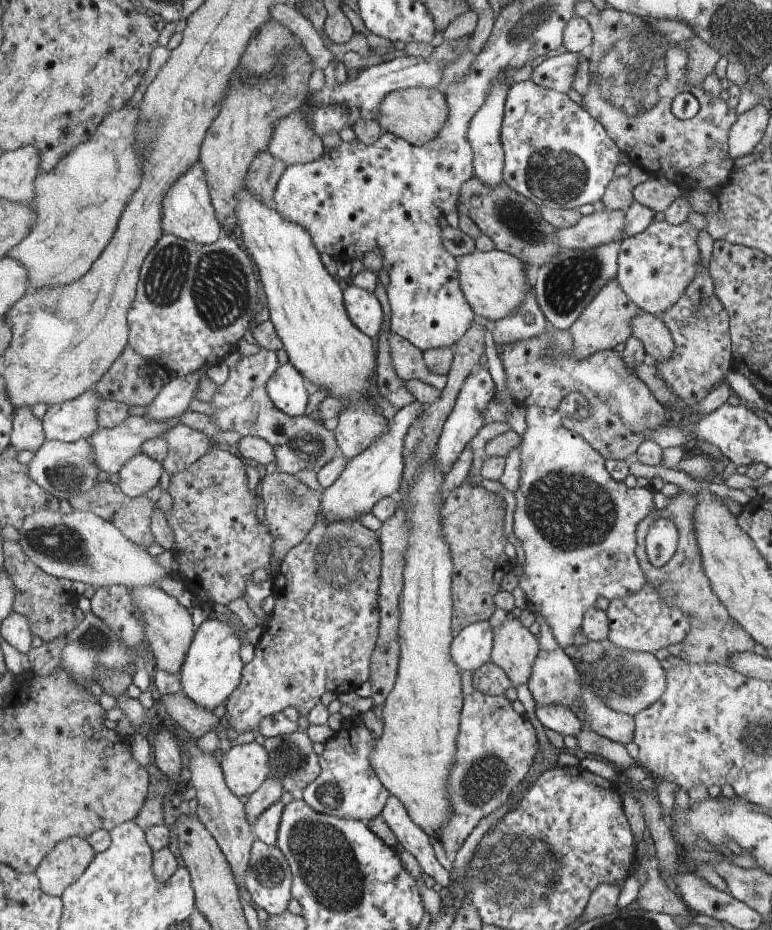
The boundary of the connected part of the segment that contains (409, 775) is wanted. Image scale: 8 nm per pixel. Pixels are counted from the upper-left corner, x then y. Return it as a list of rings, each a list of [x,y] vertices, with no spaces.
[[[433,456],[415,478],[406,497],[411,504],[407,515],[411,522],[408,534],[409,545],[405,554],[403,572],[403,591],[399,609],[401,621],[399,628],[399,645],[401,655],[397,677],[392,692],[386,696],[382,718],[383,733],[373,748],[372,765],[378,778],[391,792],[392,796],[401,799],[408,808],[410,818],[426,834],[441,842],[441,834],[449,823],[453,813],[453,802],[449,790],[452,783],[449,776],[456,762],[457,738],[460,736],[461,710],[464,708],[462,693],[462,670],[453,661],[453,558],[447,542],[444,540],[441,526],[441,508],[444,506],[441,486],[445,476],[441,468],[433,462]]]

